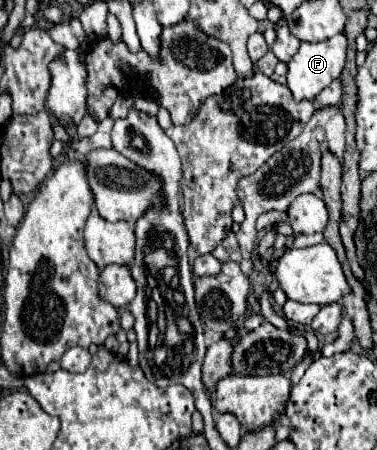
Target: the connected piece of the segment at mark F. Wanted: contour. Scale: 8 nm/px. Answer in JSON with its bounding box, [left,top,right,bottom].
[287,34,347,102]

